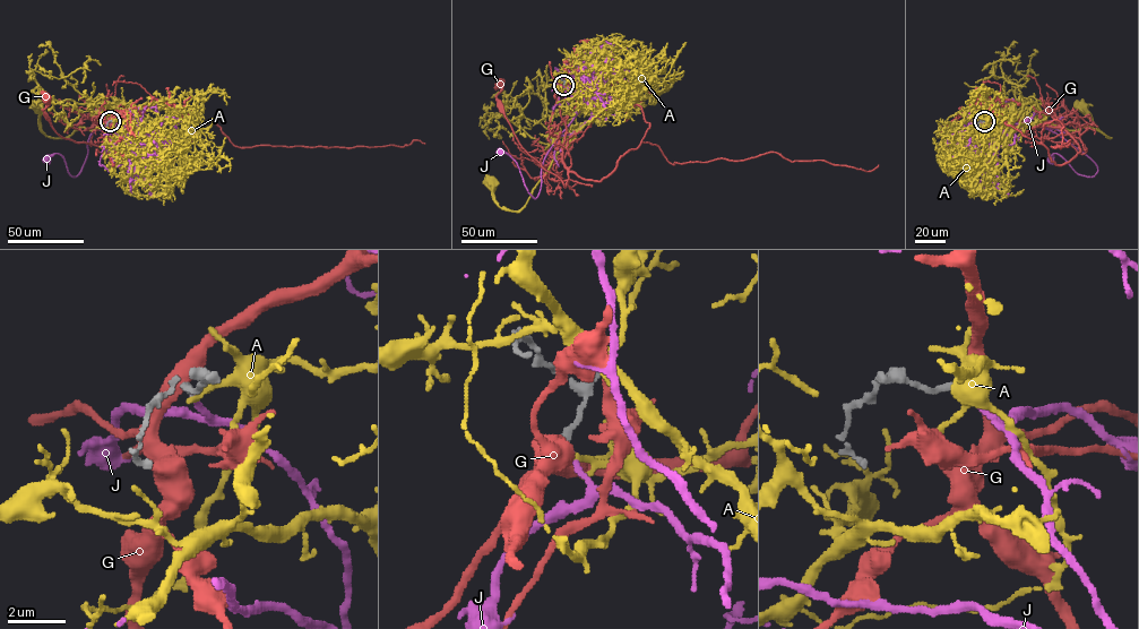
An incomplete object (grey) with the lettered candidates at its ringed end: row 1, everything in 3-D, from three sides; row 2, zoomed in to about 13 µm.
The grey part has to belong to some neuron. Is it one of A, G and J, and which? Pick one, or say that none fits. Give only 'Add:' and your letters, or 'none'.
Add: J

